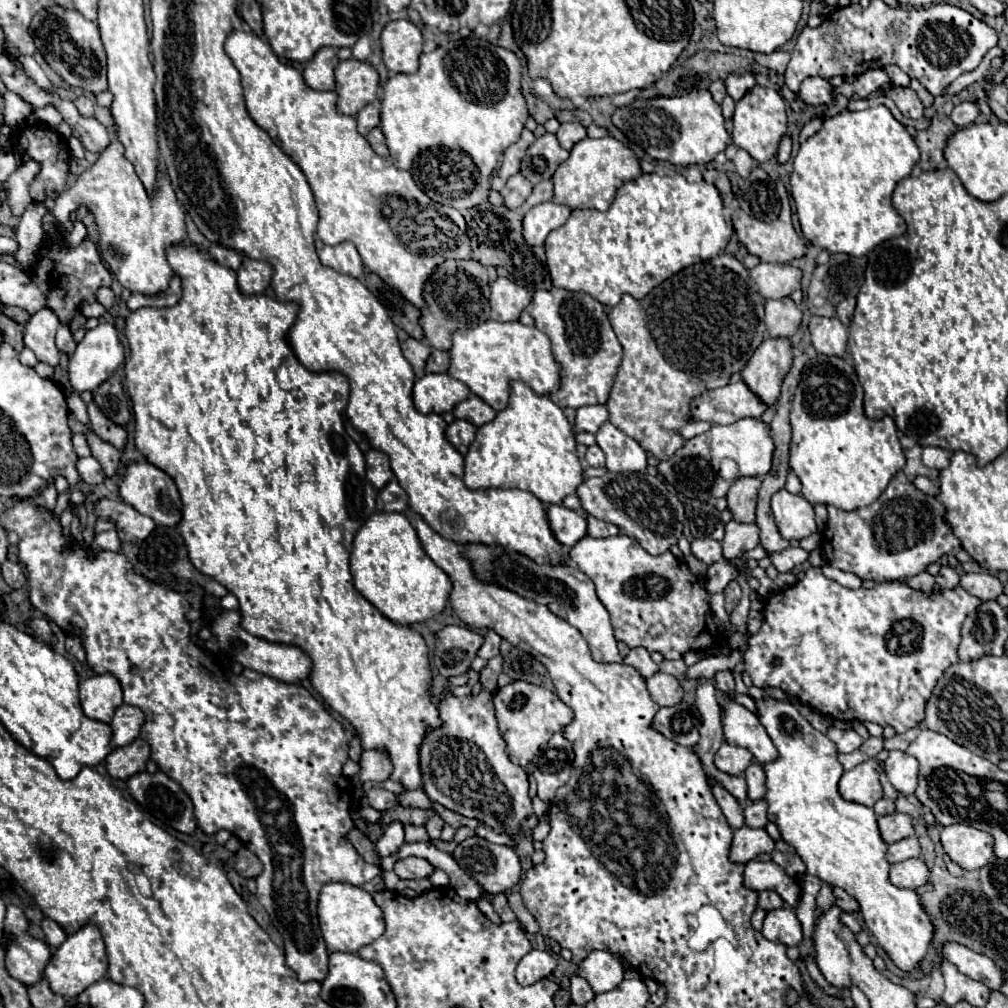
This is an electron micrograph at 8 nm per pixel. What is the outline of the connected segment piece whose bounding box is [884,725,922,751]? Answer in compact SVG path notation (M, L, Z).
M918 725L918 727L912 727L912 729L908 729L906 733L902 733L902 735L894 735L892 739L886 739L884 741L884 747L888 749L888 751L892 751L892 749L898 749L898 751L904 751L914 739L916 739L916 735L918 735L918 731L922 729L922 725Z

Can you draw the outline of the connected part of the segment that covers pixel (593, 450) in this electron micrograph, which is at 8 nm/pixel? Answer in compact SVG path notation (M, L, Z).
M590 445L586 451L586 463L590 467L604 467L604 453L598 445Z

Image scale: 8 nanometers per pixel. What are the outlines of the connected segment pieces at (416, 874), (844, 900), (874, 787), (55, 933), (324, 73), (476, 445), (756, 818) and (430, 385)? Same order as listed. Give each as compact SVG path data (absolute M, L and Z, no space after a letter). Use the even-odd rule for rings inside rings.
M406 857L394 863L394 873L400 879L426 879L430 877L432 869L434 867L426 859L418 859L418 857Z
M834 887L834 895L836 895L836 905L838 905L842 911L846 911L846 913L858 911L858 901L856 901L854 897L850 897L844 889Z
M868 759L854 767L852 771L846 771L838 783L840 795L846 801L854 801L866 807L874 807L874 803L884 797L882 785L878 781L880 765L876 759Z
M44 919L42 921L42 931L44 931L44 935L46 935L46 941L48 941L48 945L52 947L52 949L56 949L56 947L60 947L64 941L66 941L66 933L62 931L62 927L58 927L52 919Z
M320 47L304 69L304 81L316 91L332 91L336 63L336 51L332 47Z
M512 381L508 407L502 409L490 423L480 425L476 431L476 439L470 443L470 449L464 457L464 483L470 489L488 489L488 487L512 489L516 487L516 489L530 491L542 503L562 503L566 495L576 493L582 481L584 481L582 465L576 455L574 431L564 411L556 403L552 403L546 395L534 393L526 383Z
M756 801L756 803L748 803L746 809L744 809L744 819L746 819L746 825L748 827L756 827L756 829L764 829L766 823L768 823L768 817L766 817L766 801Z
M426 373L414 383L412 399L420 413L444 413L464 399L468 399L470 389L450 377L448 373Z

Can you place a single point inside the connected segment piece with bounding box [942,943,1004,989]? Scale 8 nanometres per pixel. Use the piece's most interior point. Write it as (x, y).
(973, 965)

